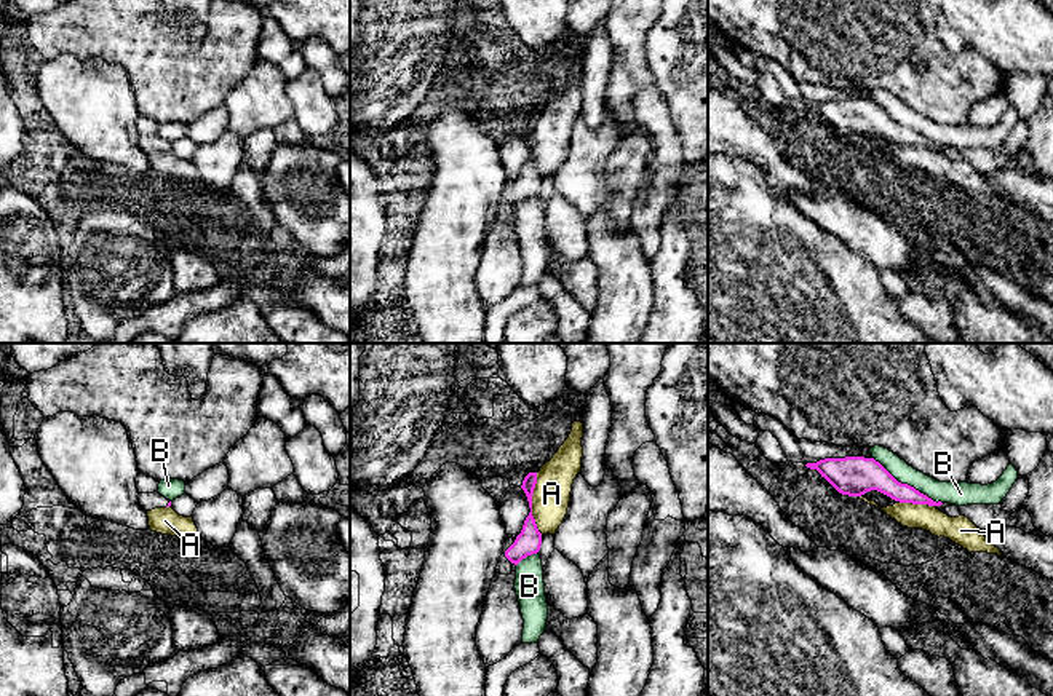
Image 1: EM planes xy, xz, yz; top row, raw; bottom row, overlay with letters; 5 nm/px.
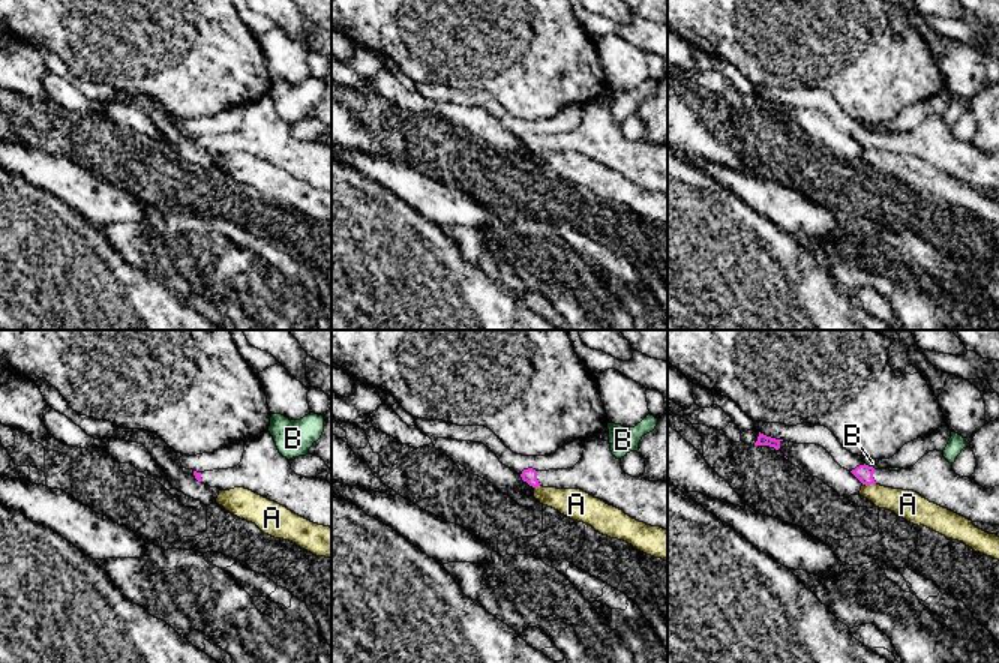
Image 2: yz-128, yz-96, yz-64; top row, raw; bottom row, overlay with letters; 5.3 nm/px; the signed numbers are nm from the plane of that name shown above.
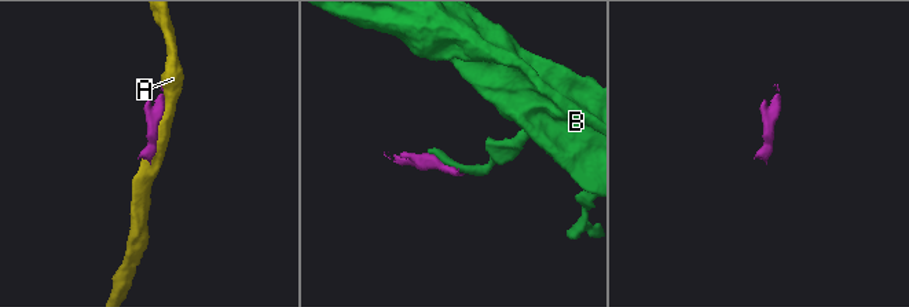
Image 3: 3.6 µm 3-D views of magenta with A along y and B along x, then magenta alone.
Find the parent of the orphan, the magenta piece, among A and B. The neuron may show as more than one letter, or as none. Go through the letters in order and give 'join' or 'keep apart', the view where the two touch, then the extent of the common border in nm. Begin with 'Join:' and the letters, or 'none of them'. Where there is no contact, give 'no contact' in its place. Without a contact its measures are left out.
Join: none of them
A: keep apart | xz | 320 nm
B: keep apart | yz | 420 nm

